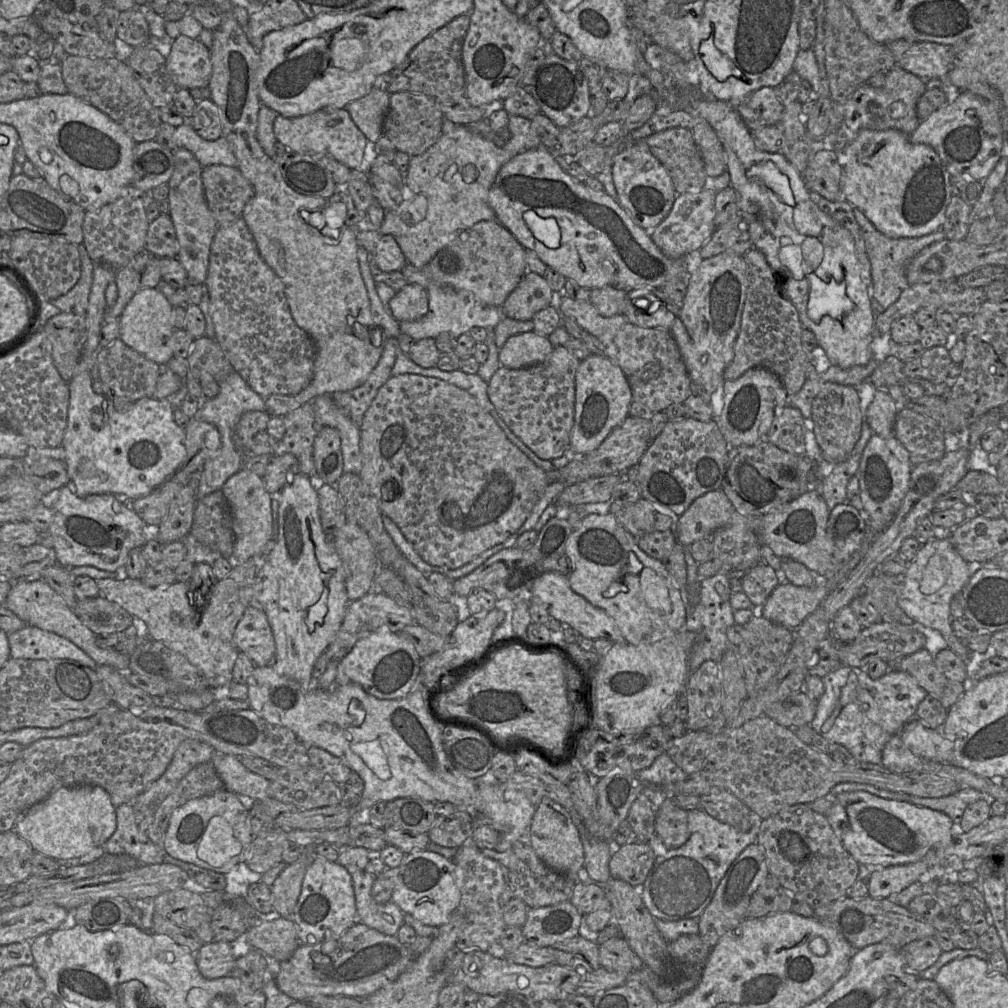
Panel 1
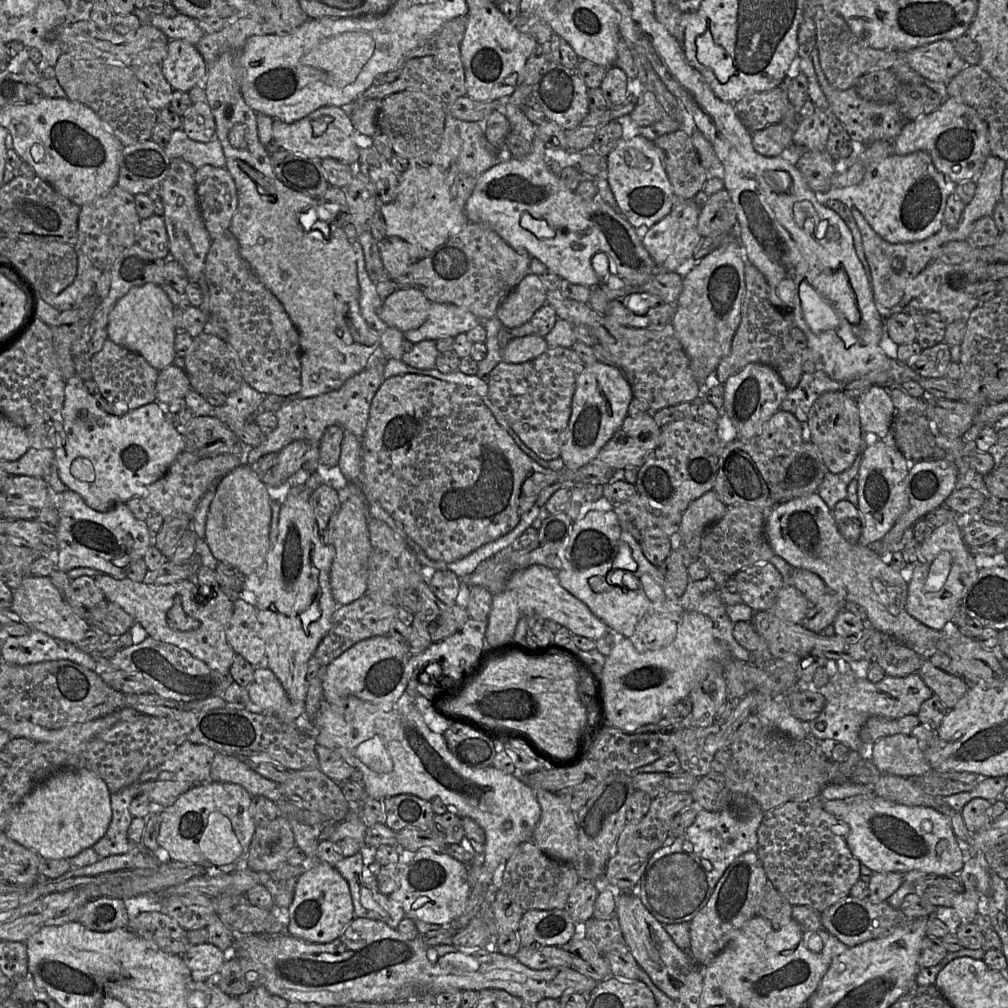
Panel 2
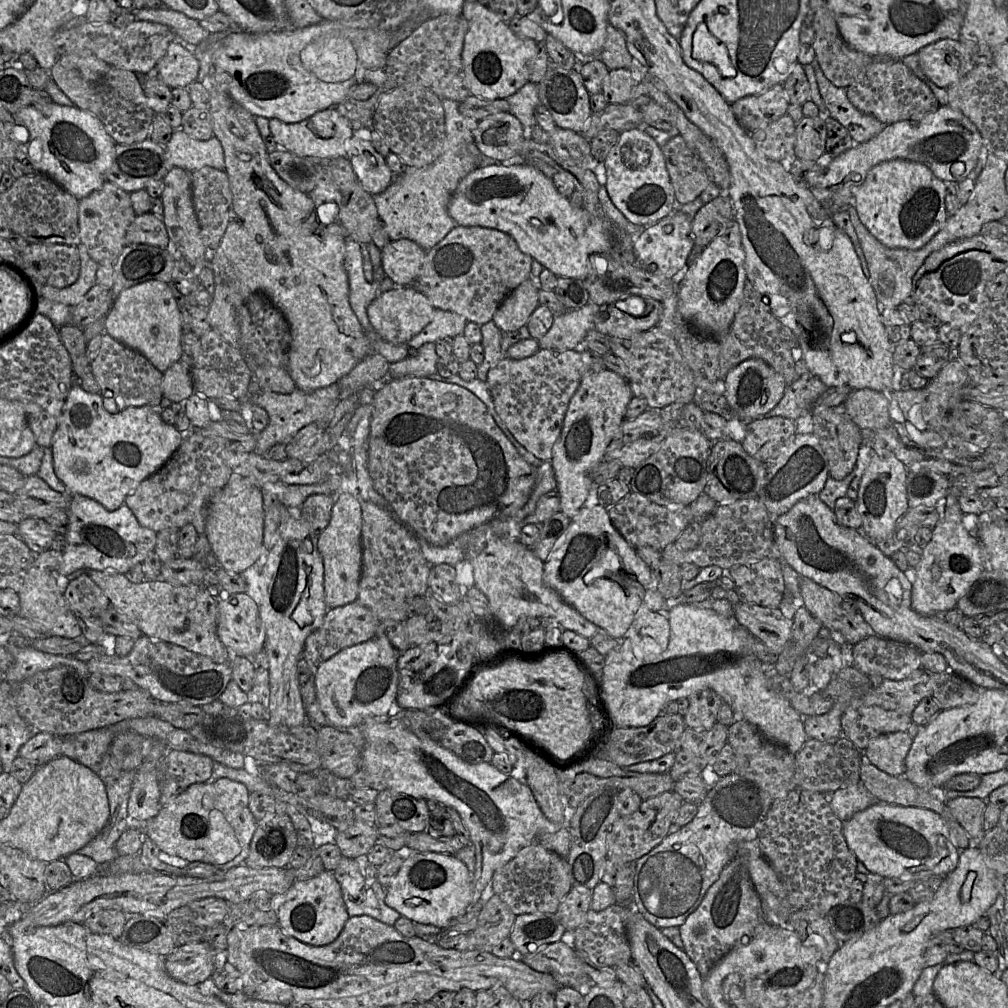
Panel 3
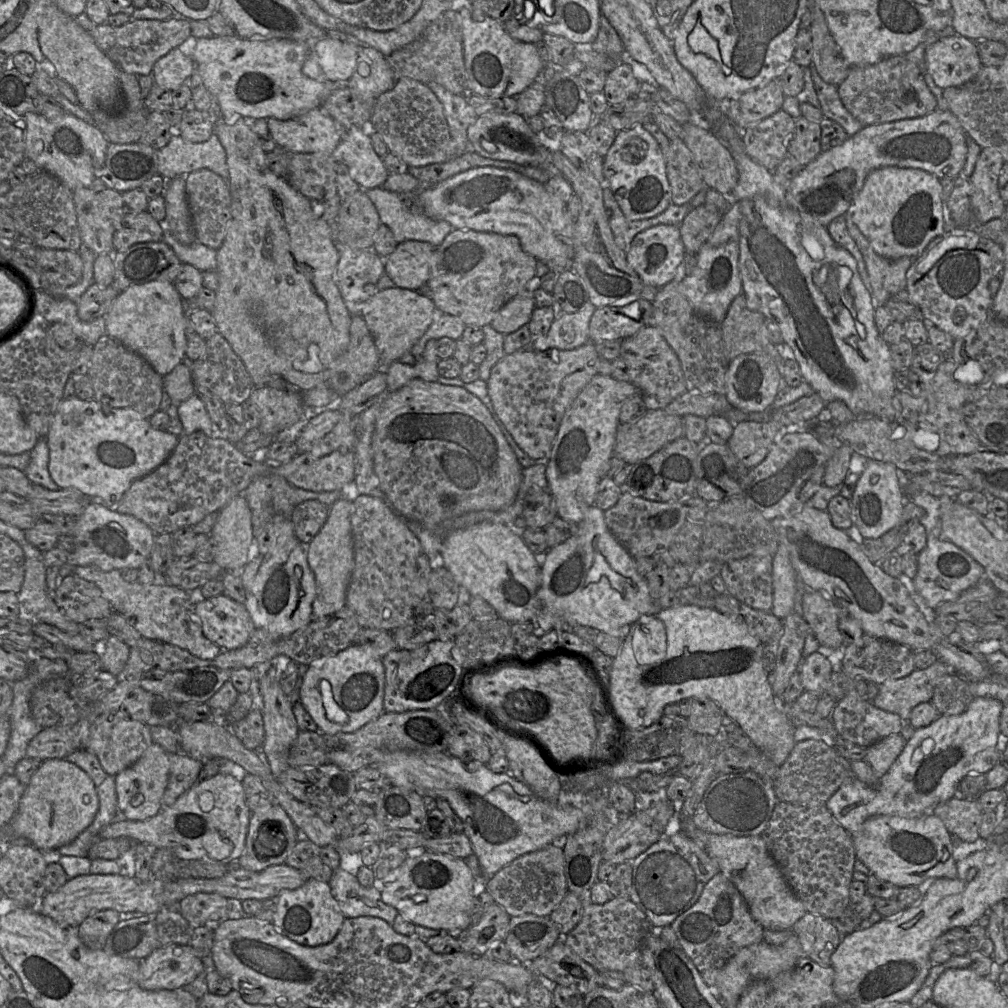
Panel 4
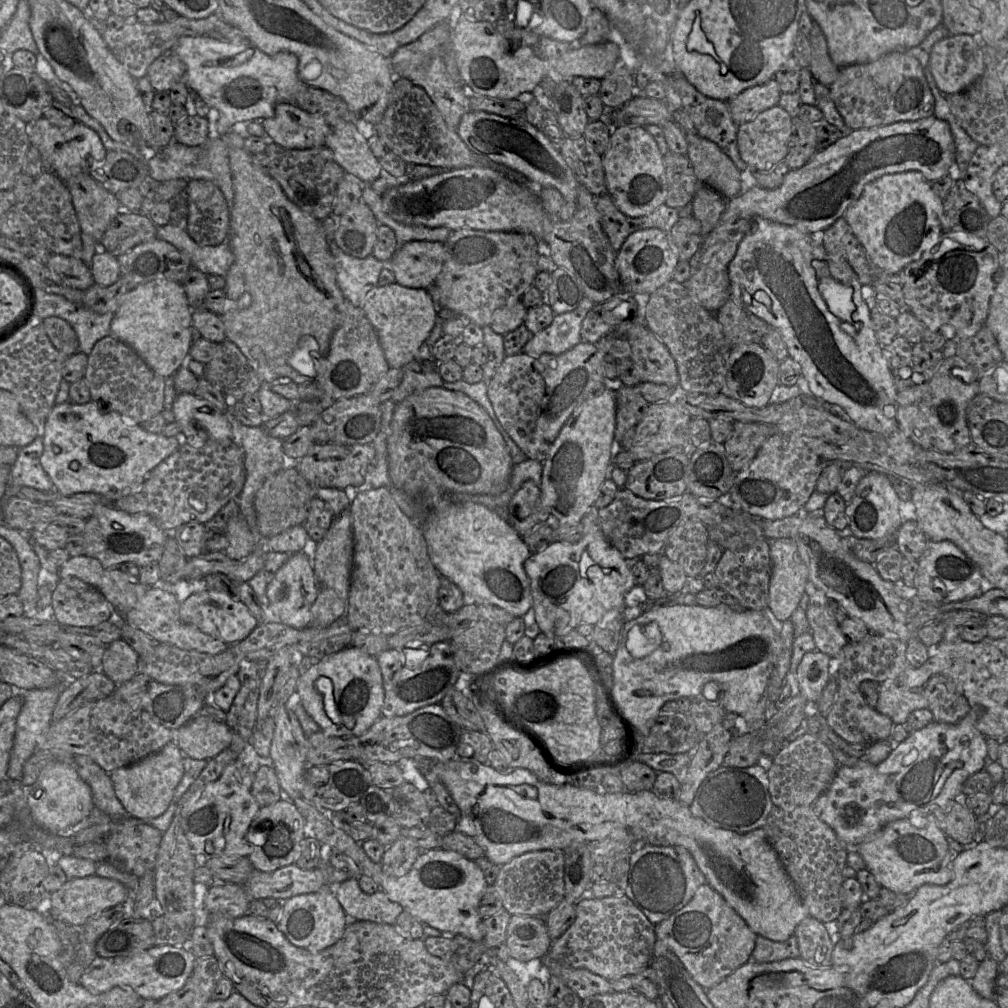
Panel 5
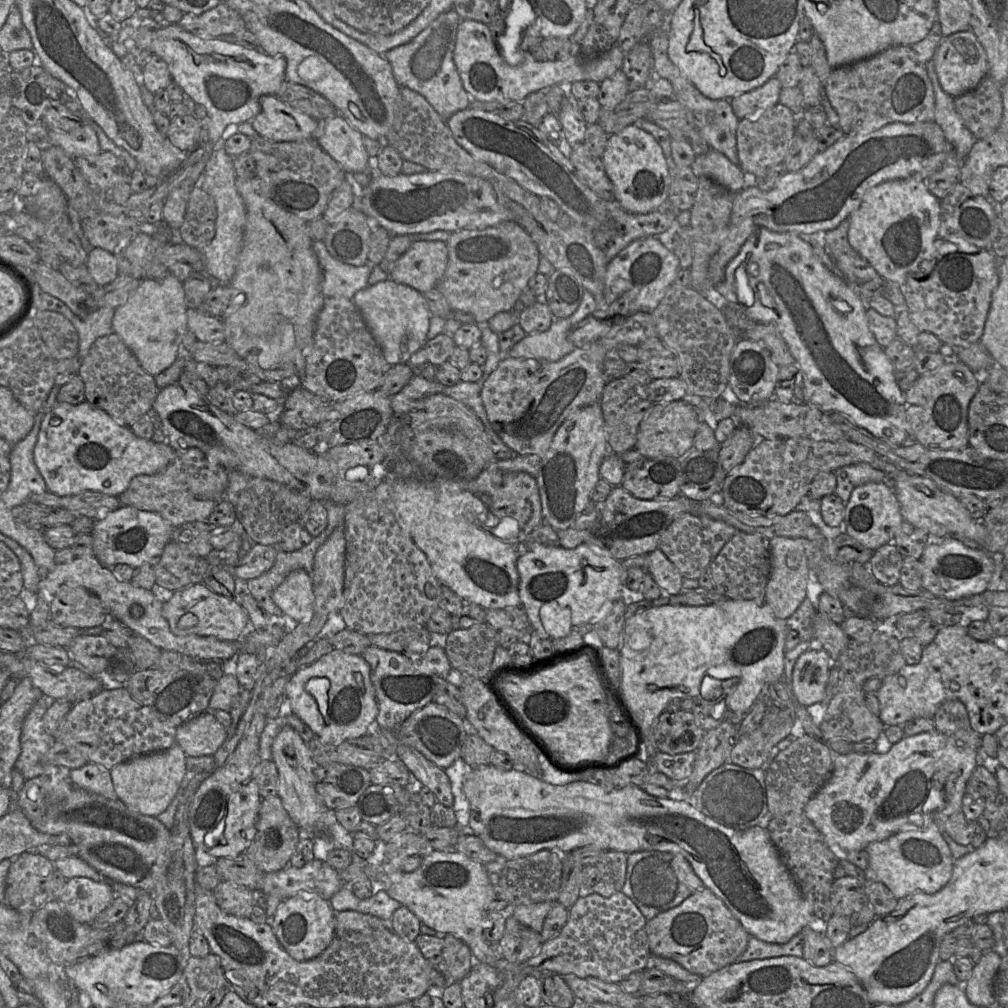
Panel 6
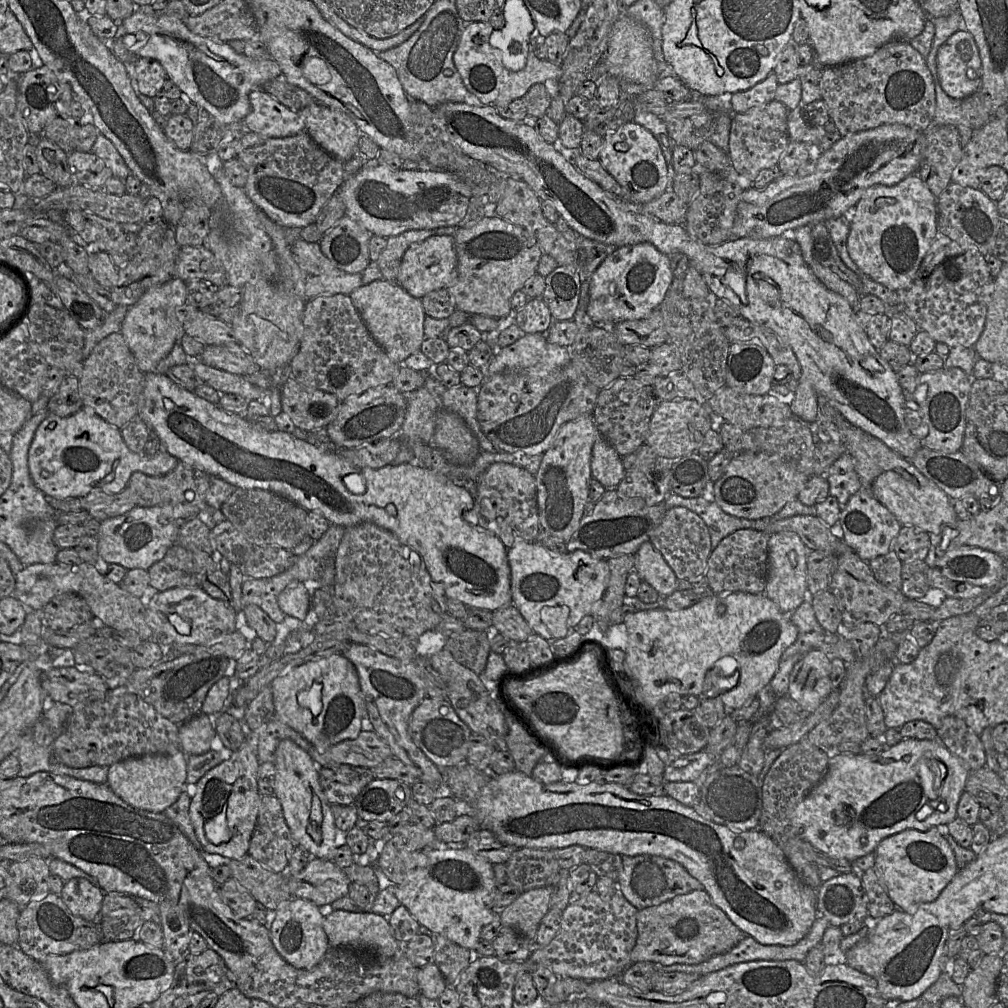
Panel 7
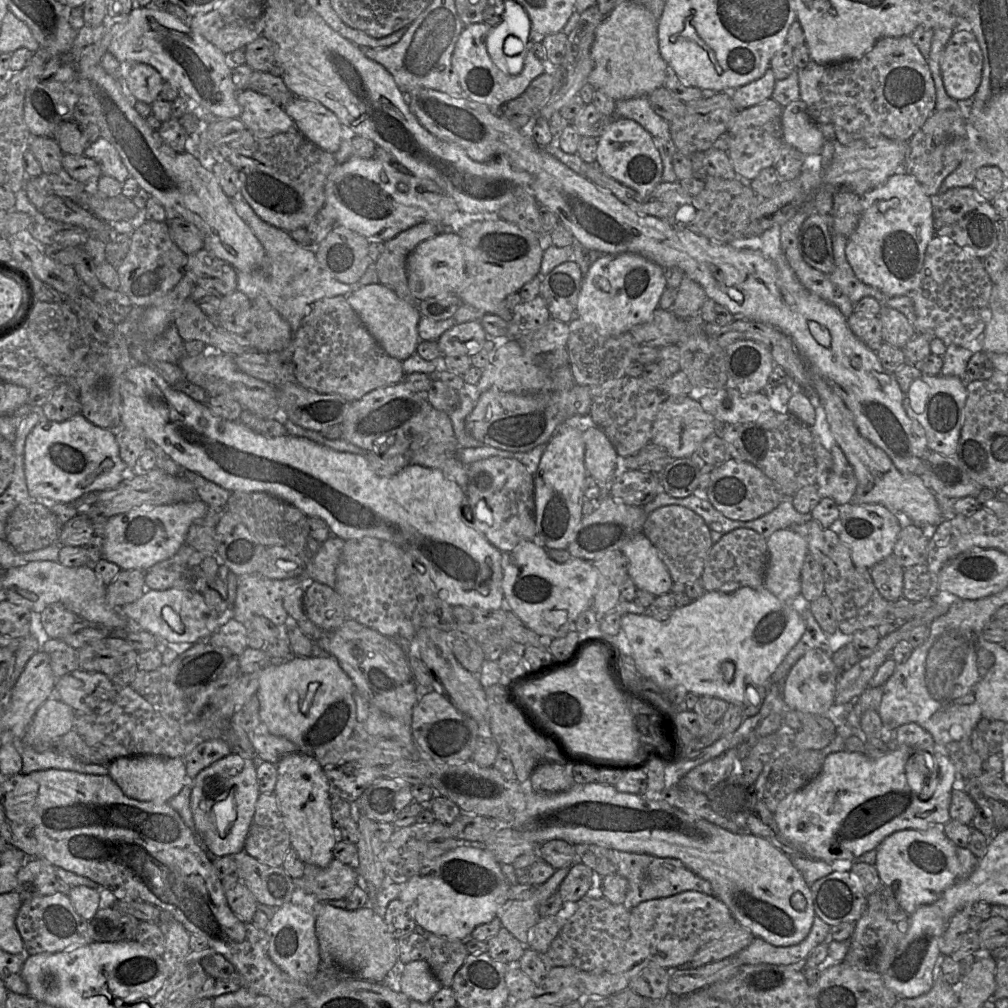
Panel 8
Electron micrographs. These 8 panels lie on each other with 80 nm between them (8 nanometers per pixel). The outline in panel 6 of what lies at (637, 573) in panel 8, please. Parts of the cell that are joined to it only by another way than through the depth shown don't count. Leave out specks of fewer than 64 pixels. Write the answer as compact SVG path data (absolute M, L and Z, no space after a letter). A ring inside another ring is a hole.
M659 548L647 555L646 570L664 594L682 593L683 576Z

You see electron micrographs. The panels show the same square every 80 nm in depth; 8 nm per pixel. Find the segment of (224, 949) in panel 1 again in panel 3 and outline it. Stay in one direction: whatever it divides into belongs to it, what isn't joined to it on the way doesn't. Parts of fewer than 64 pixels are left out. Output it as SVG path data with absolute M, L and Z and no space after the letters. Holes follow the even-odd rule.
M205 941L177 946L165 956L165 969L175 980L198 985L211 977L216 952Z

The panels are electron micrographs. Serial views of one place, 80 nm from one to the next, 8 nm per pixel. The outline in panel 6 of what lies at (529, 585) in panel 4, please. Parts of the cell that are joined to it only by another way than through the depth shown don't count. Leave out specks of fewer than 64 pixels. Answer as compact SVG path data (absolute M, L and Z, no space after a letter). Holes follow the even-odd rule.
M433 478L403 479L392 483L389 509L404 532L425 554L434 576L465 602L484 609L520 607L516 562L522 545L512 545L493 534L499 520L470 491L441 491Z

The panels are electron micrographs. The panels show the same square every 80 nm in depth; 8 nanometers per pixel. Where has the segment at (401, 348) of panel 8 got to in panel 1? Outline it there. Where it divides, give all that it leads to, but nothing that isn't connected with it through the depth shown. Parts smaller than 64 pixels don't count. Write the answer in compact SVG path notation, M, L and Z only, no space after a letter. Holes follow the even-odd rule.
M408 283L390 300L392 316L398 321L415 321L429 310L428 293L418 284Z

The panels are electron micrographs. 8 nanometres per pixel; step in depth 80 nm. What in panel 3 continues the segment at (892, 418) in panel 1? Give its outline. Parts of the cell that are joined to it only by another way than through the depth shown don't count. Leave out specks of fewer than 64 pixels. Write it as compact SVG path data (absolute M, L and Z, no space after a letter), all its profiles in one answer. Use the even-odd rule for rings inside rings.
M863 388L853 390L843 405L847 414L862 430L877 431L891 423L889 403L888 395L870 388Z

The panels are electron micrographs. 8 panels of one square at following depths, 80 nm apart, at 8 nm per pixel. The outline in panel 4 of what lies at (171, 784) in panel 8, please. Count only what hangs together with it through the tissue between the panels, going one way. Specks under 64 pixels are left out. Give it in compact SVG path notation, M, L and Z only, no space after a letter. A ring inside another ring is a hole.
M152 744L130 767L114 776L118 809L127 820L143 821L155 816L161 809L161 800L169 779L169 754L158 744Z

